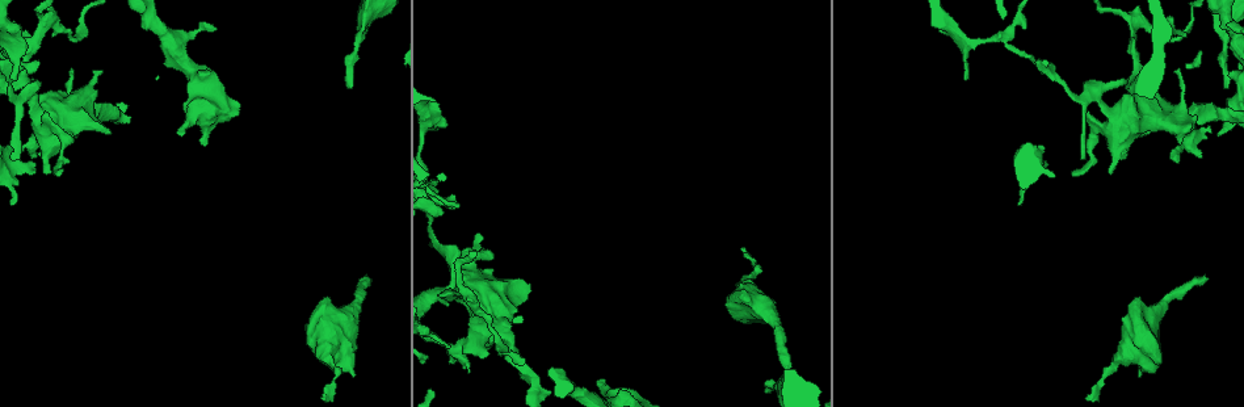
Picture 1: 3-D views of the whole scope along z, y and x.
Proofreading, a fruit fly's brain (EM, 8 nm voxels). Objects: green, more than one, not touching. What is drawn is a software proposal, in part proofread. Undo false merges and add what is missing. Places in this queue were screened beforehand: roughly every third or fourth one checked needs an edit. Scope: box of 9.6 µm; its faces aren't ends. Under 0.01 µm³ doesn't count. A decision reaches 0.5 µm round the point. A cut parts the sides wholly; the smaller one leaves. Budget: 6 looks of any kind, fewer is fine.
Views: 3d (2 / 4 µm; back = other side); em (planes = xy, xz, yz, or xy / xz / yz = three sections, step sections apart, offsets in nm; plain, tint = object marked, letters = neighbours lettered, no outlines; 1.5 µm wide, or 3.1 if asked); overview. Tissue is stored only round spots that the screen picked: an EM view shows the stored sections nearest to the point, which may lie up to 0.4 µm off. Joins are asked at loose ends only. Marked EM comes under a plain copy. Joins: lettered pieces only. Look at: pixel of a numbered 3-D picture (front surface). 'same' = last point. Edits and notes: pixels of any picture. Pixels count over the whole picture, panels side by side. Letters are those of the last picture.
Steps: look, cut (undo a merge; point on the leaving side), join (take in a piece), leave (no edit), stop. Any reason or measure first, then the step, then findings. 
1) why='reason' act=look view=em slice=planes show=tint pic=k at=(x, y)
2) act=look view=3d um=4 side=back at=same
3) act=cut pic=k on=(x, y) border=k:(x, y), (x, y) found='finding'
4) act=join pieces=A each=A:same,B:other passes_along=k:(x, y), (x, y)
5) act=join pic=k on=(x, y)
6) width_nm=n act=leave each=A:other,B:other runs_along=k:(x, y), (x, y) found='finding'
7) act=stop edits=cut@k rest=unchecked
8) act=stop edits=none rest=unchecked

why='free end' act=look view=3d um=2 pic=1 at=(1205, 278)

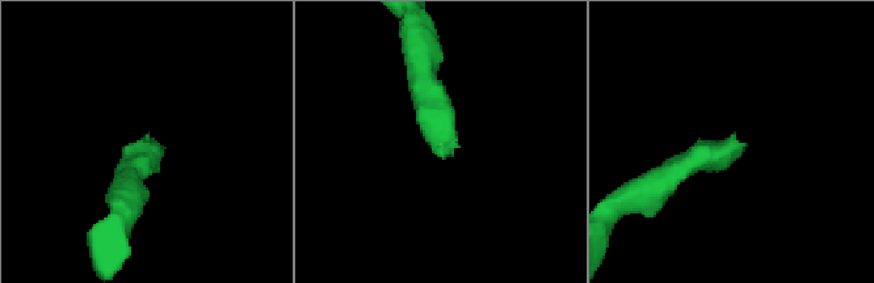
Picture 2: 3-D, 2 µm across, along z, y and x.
why='shape alone is not enough' act=look view=em slice=xy step=8 show=tint pic=2 at=(149, 144)

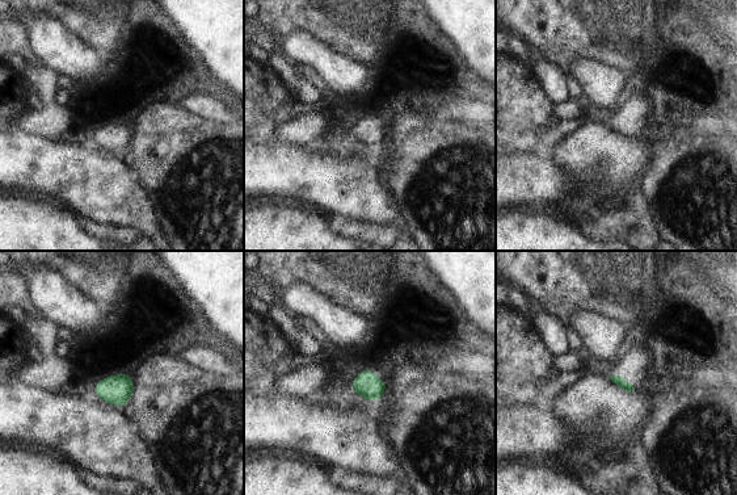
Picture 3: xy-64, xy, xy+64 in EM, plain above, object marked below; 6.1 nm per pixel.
why='another direction' act=look view=em slice=planes show=letters at=same

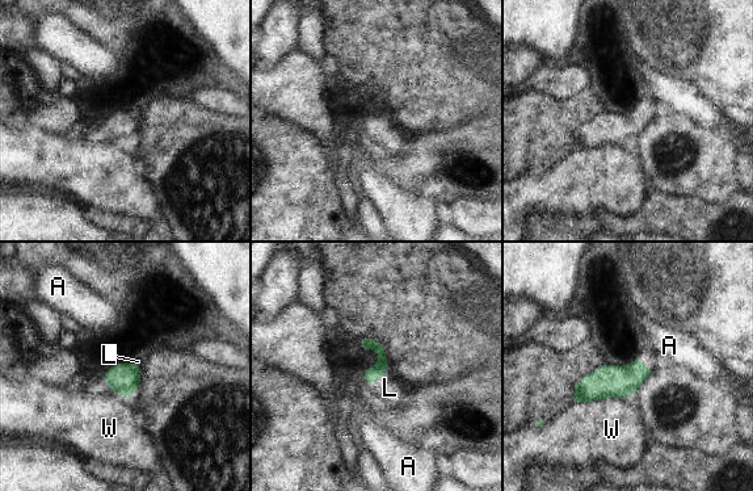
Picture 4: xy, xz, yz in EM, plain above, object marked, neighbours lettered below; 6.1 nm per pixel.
act=join pieces=L each=A:other,L:same,W:other found='the neuron continues'

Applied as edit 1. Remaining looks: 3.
act=look view=3d um=4 pic=1 at=(98, 71)

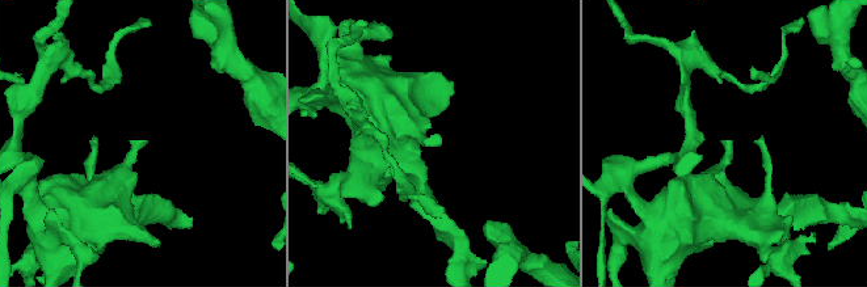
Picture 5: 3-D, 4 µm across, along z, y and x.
why='need the tissue' act=look view=em slice=planes show=tint pic=5 at=(720, 140)

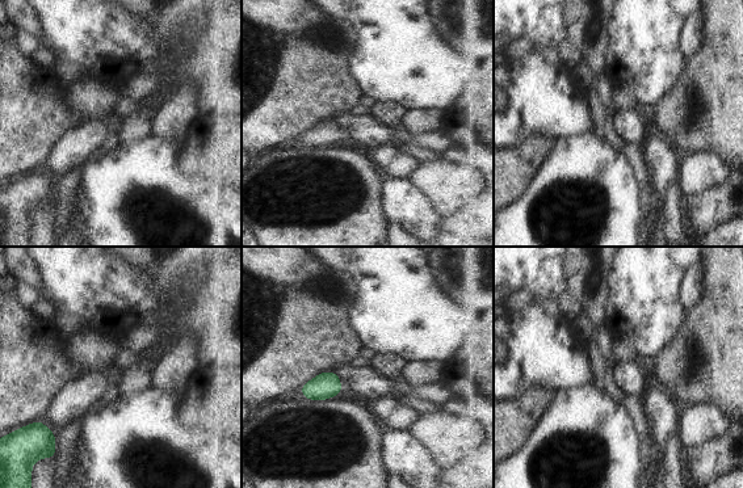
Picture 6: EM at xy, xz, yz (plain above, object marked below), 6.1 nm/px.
why='see the neighbours' act=look view=em slice=planes show=letters at=same

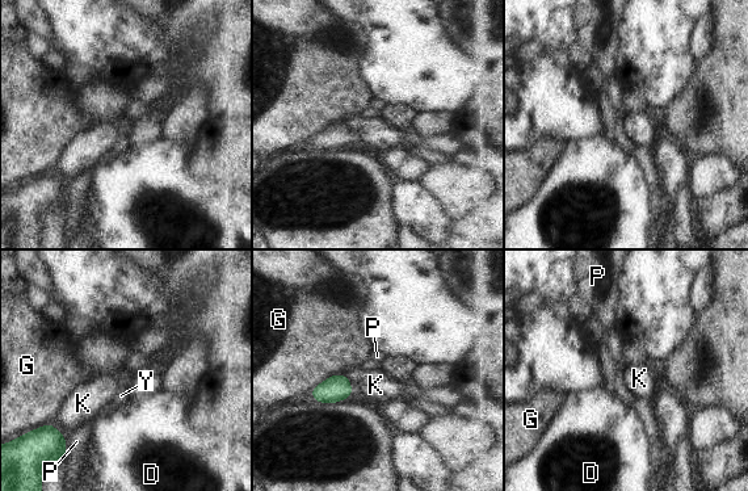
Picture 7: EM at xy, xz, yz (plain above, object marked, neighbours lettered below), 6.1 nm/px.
longest_contact=G:220nm act=leave each=D:other,G:other,K:other,P:other,Y:other border=7:(341, 373), (332, 374), (310, 389) found='no lettered piece goes on from it'

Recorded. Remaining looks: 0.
act=stop edits=join@4 rest=unchecked

